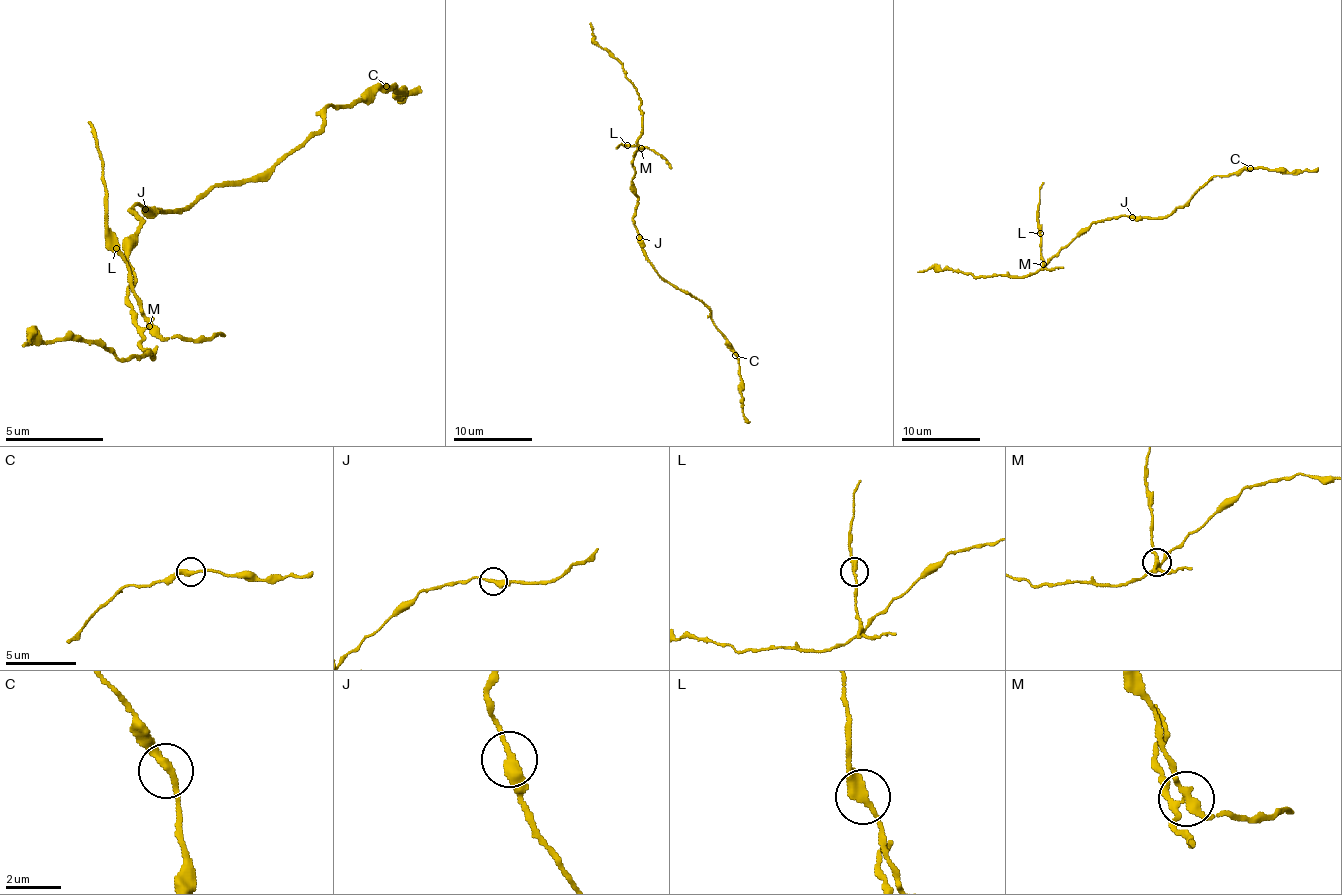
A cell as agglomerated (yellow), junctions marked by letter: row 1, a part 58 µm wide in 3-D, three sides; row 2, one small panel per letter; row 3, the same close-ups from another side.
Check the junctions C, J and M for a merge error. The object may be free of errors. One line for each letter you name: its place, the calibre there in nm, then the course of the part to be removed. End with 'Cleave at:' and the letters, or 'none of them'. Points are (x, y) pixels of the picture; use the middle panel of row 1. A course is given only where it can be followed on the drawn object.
M: (641, 148) | 240 nm | (641, 149), (623, 143), (615, 149)
Cleave at: M

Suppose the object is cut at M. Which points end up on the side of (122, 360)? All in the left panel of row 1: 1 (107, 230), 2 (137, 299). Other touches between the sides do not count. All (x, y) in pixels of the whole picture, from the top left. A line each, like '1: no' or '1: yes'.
1: no
2: no

